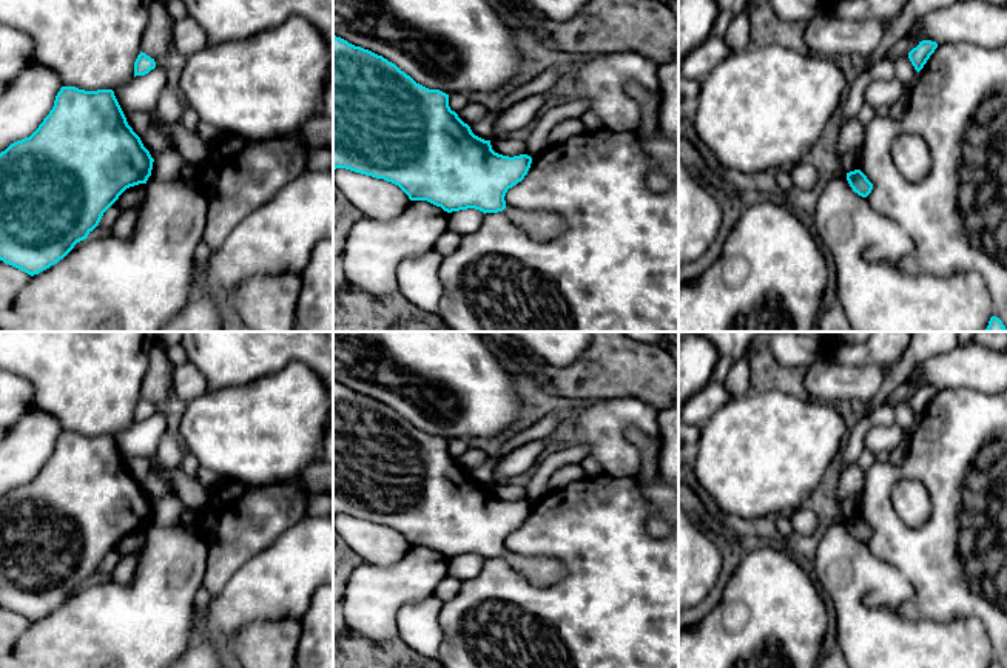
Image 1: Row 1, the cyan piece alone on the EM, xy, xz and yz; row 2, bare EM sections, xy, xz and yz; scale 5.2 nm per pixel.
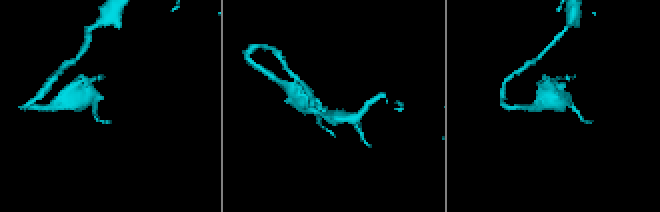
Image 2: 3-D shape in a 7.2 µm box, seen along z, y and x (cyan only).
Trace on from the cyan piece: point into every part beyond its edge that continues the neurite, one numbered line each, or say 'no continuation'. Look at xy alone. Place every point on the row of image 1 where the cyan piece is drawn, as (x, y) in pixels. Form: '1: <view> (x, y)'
no continuation

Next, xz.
1: xz (542, 226)

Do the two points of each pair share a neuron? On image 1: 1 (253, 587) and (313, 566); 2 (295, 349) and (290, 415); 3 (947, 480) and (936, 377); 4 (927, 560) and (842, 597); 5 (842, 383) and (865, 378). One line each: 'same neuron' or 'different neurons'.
1: same neuron
2: different neurons
3: different neurons
4: different neurons
5: same neuron

